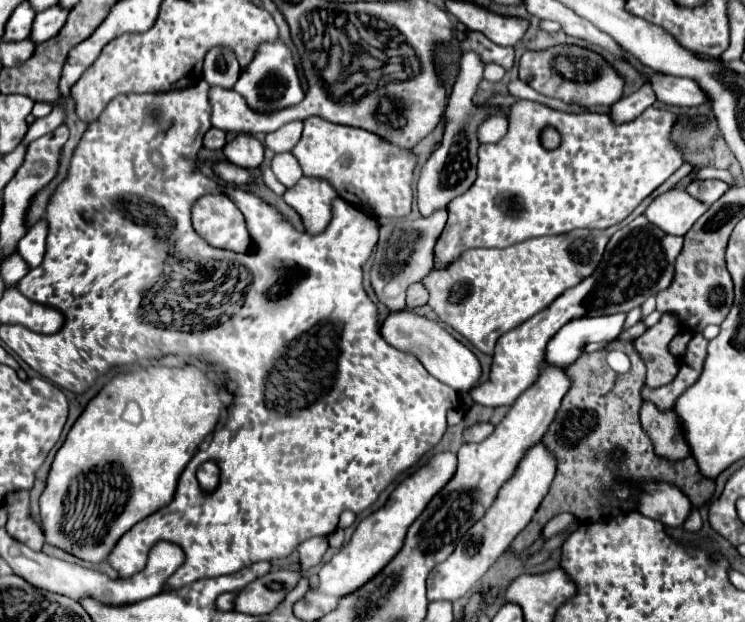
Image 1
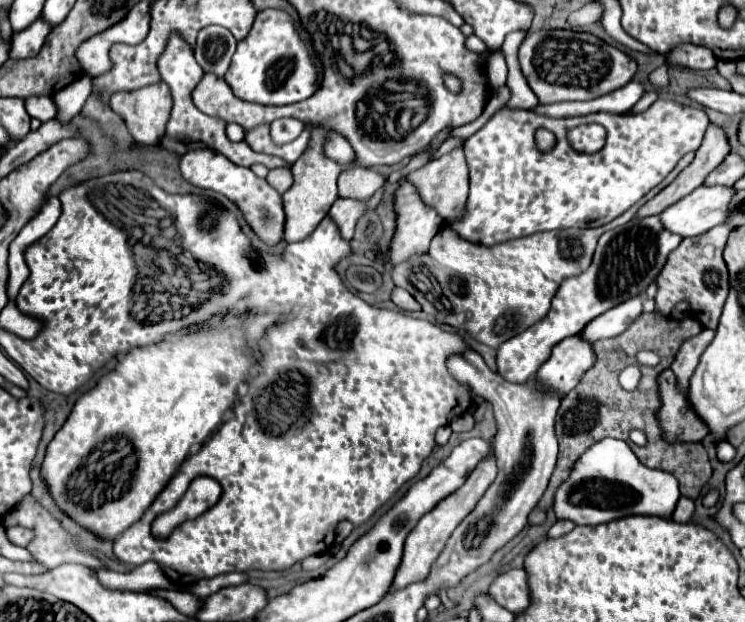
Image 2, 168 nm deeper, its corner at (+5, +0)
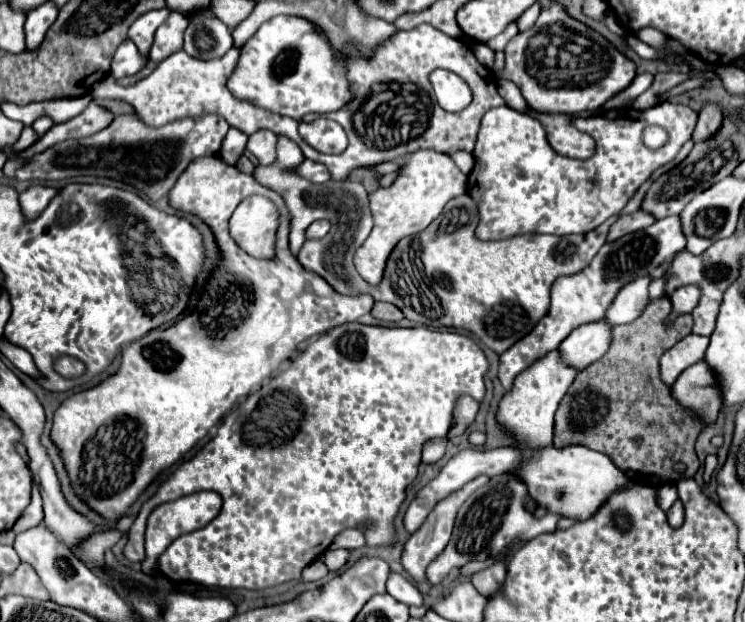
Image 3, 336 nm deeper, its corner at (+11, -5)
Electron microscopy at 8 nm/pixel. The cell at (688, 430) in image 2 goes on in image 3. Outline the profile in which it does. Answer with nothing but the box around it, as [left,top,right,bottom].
[671,361,721,427]

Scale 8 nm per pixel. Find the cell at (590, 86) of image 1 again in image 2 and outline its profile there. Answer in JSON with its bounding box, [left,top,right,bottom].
[519,30,637,104]

